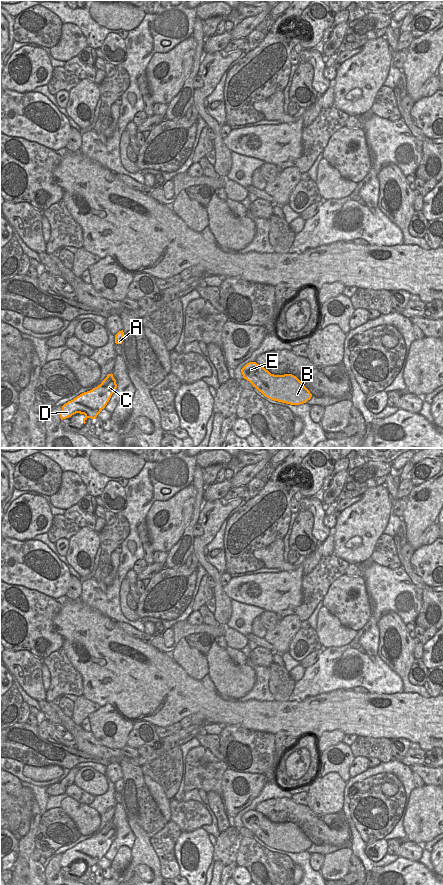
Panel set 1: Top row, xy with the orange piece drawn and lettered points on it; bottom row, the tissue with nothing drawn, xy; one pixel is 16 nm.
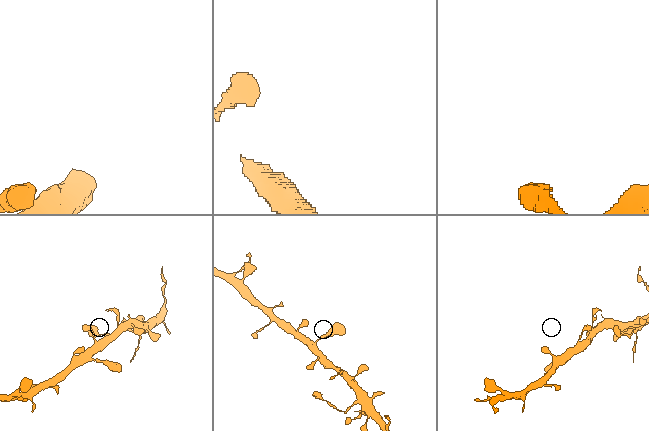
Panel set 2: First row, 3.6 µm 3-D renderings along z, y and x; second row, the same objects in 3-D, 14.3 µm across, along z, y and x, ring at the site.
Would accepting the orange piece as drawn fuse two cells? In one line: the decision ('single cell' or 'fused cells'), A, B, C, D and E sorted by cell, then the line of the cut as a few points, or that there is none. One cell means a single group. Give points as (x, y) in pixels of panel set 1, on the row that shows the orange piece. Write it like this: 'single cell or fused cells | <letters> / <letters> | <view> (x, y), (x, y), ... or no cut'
single cell | A B C D E | no cut

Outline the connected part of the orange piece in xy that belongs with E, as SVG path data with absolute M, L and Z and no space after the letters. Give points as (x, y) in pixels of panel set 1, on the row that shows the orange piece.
M256 362L247 363L241 373L244 379L271 400L300 405L312 397L310 391L292 374L274 375Z

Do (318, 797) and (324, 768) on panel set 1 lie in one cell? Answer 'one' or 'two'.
two

